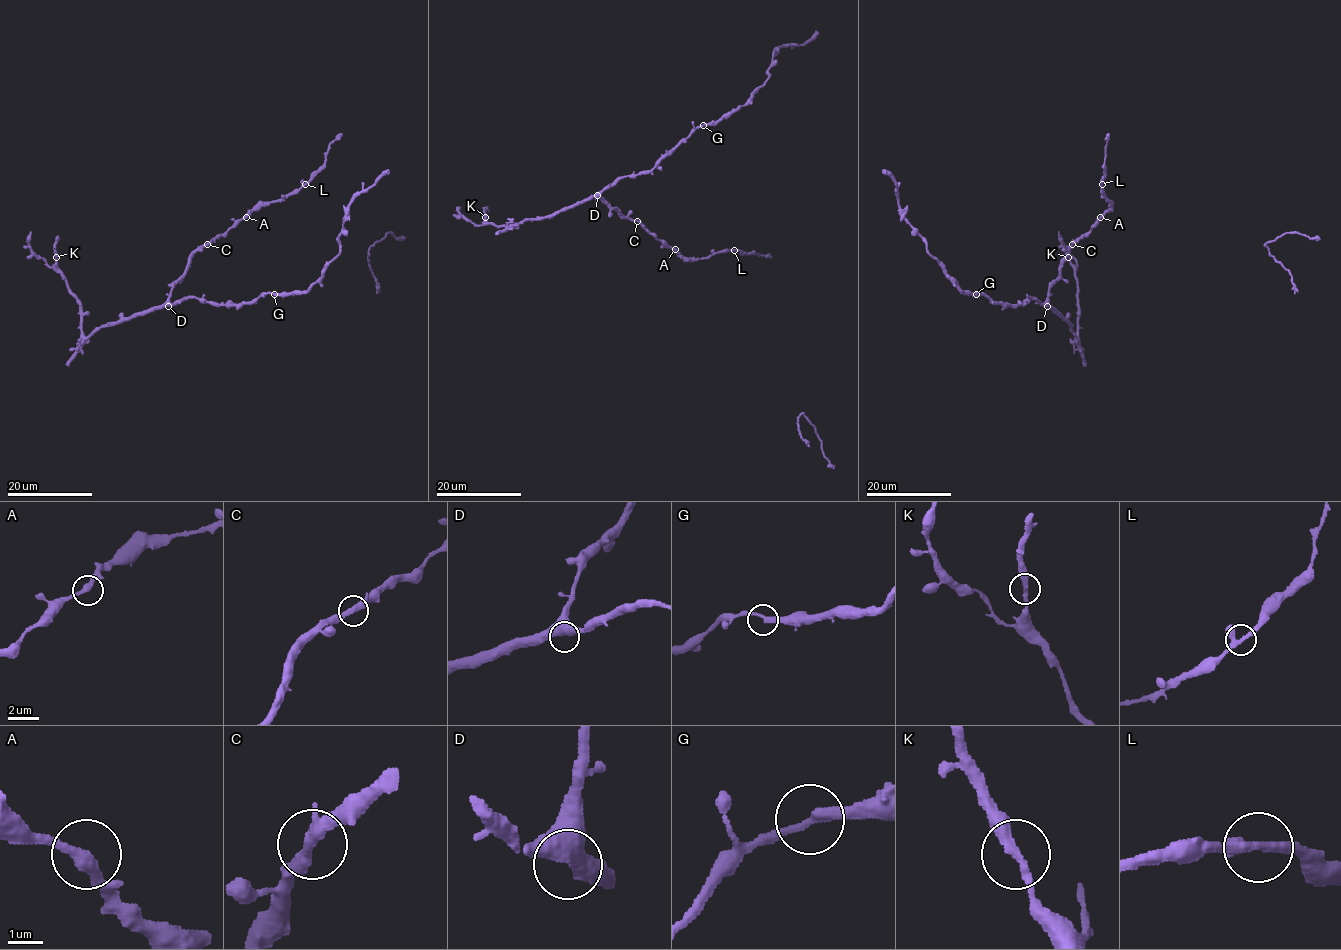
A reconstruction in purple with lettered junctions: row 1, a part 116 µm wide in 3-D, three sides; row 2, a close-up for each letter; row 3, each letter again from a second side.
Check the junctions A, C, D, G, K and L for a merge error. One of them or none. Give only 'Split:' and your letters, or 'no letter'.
Split: no letter

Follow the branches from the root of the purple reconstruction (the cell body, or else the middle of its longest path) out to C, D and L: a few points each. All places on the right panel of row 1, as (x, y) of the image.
C: (1065, 257), (1072, 244)
D: (1065, 257), (1061, 275), (1049, 289), (1047, 306)
L: (1065, 257), (1071, 245), (1110, 208), (1101, 184)

